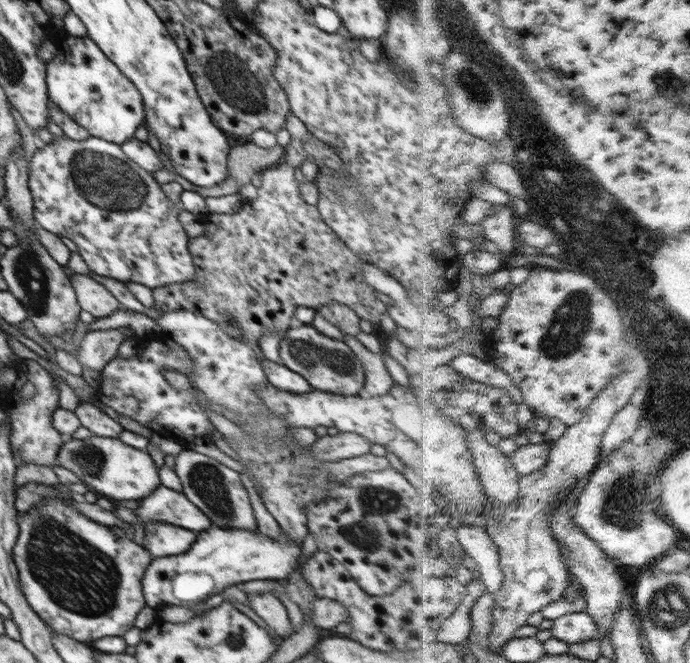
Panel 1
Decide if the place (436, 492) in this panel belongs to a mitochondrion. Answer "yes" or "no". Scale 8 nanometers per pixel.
no

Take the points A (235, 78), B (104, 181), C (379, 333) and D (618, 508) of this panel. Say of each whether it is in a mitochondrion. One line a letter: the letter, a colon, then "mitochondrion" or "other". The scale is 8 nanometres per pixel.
A: mitochondrion
B: mitochondrion
C: other
D: mitochondrion

